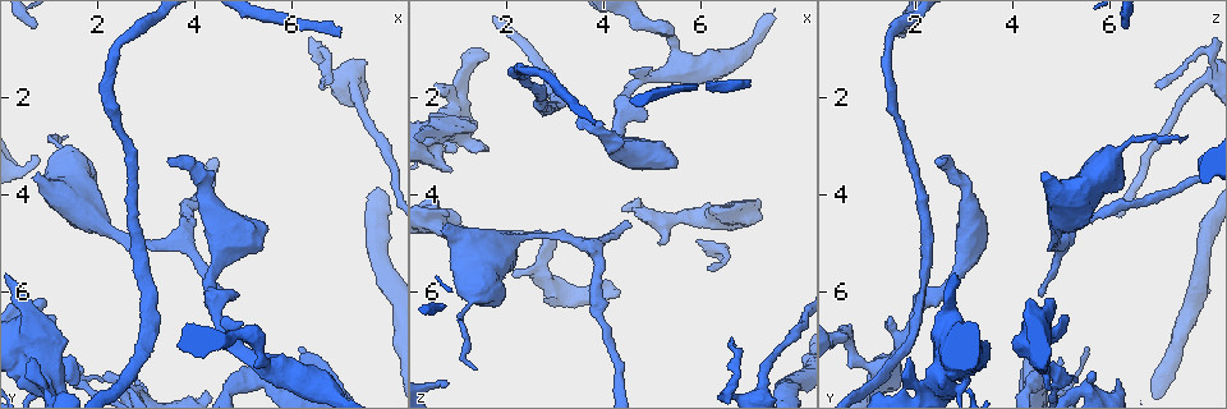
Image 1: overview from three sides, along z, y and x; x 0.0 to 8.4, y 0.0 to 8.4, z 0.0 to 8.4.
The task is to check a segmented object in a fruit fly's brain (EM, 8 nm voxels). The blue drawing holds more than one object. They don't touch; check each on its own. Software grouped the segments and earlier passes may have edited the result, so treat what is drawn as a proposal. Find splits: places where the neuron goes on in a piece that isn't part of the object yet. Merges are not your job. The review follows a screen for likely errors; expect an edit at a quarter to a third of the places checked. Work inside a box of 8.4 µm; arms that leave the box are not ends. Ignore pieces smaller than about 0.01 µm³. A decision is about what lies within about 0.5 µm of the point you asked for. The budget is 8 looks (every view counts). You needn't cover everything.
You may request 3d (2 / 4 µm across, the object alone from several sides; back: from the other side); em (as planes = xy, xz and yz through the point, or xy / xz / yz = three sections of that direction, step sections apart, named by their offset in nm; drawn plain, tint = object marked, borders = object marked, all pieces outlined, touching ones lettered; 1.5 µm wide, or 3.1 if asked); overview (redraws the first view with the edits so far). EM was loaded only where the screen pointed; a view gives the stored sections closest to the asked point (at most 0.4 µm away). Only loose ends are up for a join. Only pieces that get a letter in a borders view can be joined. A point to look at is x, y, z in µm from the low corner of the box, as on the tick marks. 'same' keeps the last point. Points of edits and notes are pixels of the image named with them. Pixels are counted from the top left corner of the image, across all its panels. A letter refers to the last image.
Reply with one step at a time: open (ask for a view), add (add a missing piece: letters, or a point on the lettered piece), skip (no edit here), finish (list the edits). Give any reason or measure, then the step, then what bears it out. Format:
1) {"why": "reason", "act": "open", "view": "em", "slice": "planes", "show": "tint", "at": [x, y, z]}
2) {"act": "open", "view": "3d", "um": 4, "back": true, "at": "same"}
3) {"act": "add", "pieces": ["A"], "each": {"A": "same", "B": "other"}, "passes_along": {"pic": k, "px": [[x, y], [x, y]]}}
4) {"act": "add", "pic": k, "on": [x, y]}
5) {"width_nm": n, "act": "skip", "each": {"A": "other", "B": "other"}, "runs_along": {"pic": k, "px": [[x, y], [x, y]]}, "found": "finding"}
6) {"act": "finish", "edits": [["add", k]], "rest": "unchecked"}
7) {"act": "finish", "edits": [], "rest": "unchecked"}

{"act": "open", "view": "em", "slice": "yz", "step": 8, "show": "borders", "at": [6.65, 1.65, 6.90]}

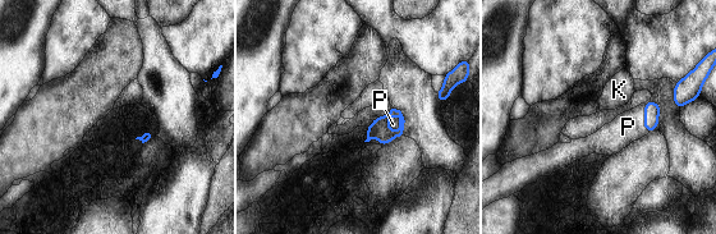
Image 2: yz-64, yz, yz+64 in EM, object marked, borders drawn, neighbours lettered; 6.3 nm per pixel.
{"why": "cut it another way", "act": "open", "view": "em", "slice": "planes", "show": "borders", "at": "same"}

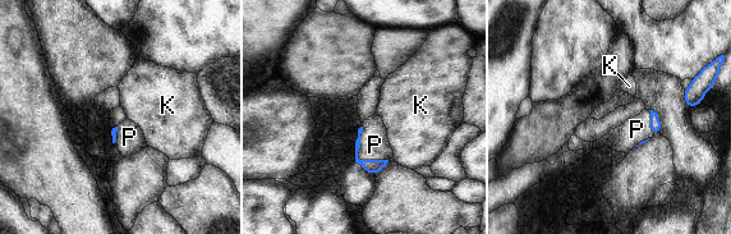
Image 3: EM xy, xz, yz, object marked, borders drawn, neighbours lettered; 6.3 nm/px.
{"act": "add", "pieces": ["P"], "each": {"K": "other", "P": "same"}, "passes_along": {"pic": 3, "px": [[373, 166], [357, 156], [375, 145]]}, "found": "the neuron continues"}

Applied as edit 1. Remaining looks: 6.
{"why": "branch stops here", "act": "open", "view": "em", "slice": "planes", "show": "tint", "at": [0.65, 7.30, 1.90]}

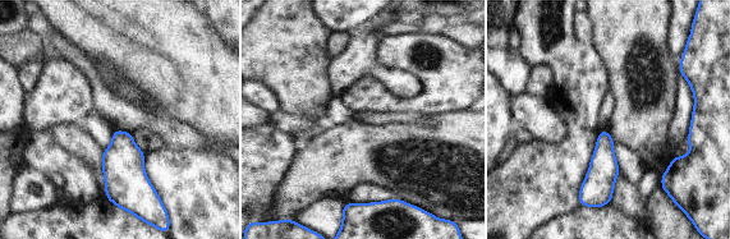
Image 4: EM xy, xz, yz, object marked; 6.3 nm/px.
{"why": "see the neighbours", "act": "open", "view": "em", "slice": "planes", "show": "borders", "at": "same"}

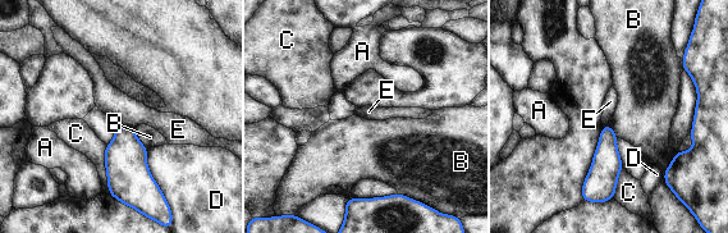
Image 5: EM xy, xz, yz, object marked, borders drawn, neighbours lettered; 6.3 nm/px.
{"act": "skip", "each": {"A": "other", "B": "other", "C": "other", "D": "other", "E": "other"}, "border": {"pic": 5, "px": [[117, 123], [132, 128]]}, "found": "none of them fits"}

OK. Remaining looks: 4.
{"act": "open", "view": "em", "slice": "planes", "show": "borders", "at": [5.15, 7.25, 4.95]}

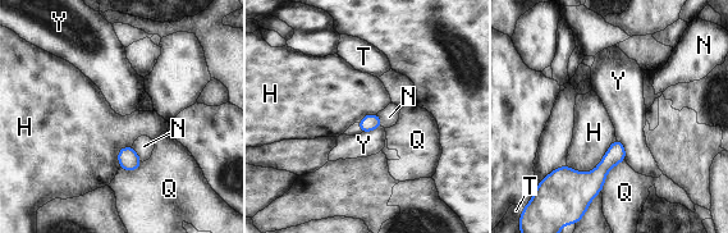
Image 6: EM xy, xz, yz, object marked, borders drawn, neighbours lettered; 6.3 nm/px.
{"longest_contact_nm": ["H", 360], "act": "skip", "each": {"H": "other", "N": "other", "Q": "other", "T": "other", "Y": "other"}, "found": "none of them fits"}

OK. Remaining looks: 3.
{"act": "finish", "edits": [["add", 3]], "rest": "unchecked"}

